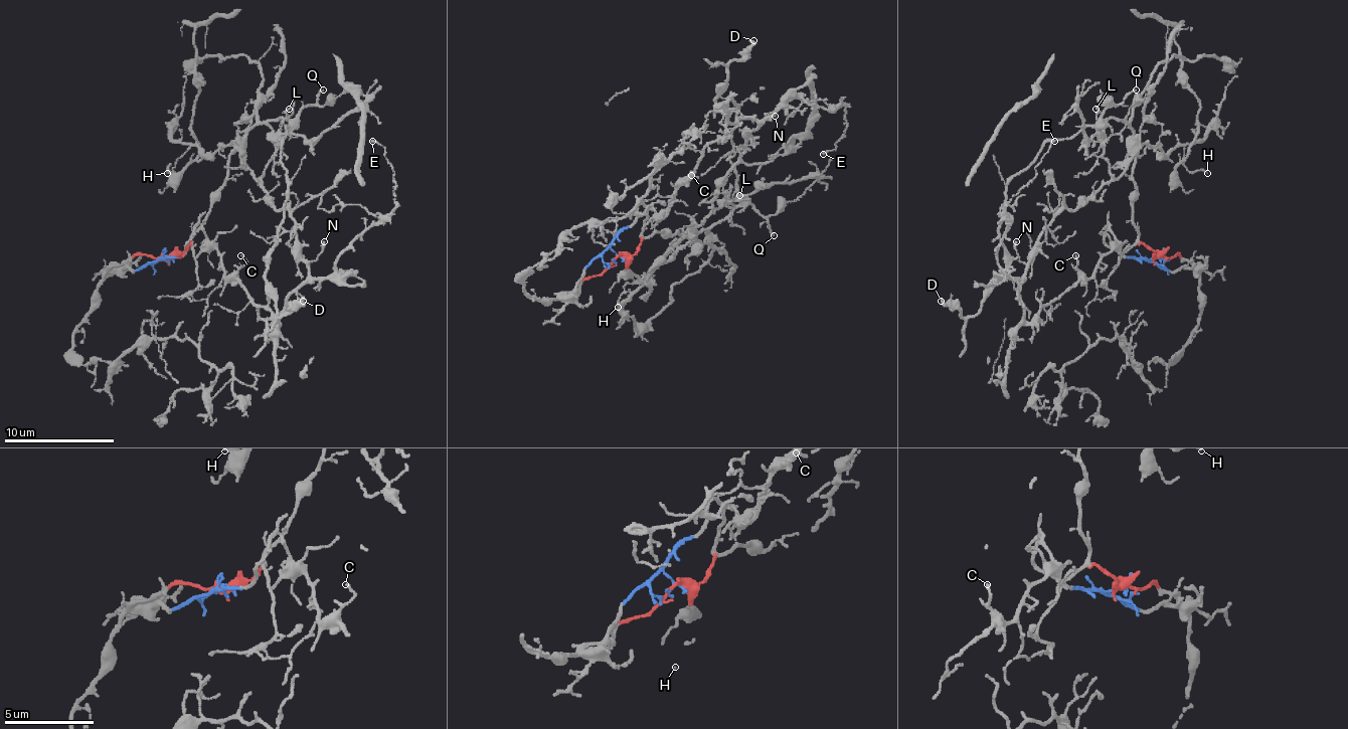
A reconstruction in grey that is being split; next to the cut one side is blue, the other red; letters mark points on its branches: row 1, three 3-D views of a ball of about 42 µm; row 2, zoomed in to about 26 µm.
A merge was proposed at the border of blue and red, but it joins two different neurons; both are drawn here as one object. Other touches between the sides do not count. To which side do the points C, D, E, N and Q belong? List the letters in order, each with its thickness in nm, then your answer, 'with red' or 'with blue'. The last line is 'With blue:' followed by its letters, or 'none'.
C: calibre 110 nm; with blue
D: calibre 200 nm; with red
E: calibre 130 nm; with blue
N: calibre 160 nm; with blue
Q: calibre 120 nm; with red
With blue: C, E, N

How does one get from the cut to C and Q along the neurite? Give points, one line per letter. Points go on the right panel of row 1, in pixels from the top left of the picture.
C: (1160, 255), (1127, 258), (1105, 242), (1108, 225), (1113, 247), (1088, 278), (1074, 255)
Q: (1160, 258), (1138, 239), (1133, 220), (1135, 133), (1127, 124), (1103, 116), (1135, 88)

